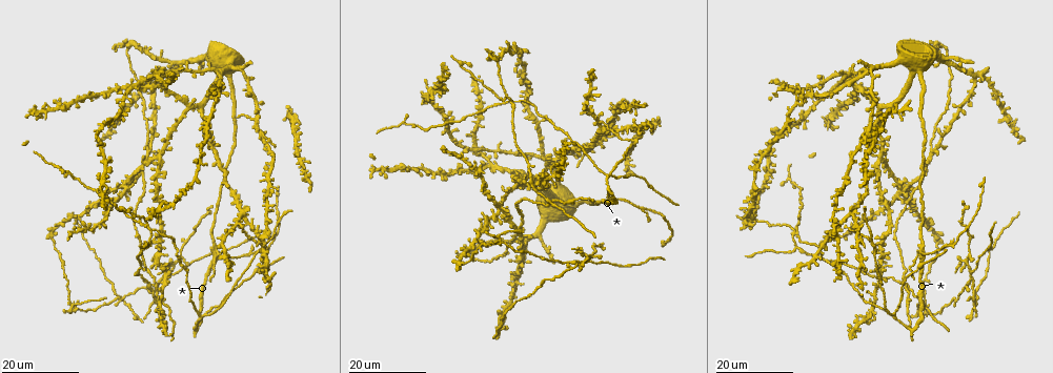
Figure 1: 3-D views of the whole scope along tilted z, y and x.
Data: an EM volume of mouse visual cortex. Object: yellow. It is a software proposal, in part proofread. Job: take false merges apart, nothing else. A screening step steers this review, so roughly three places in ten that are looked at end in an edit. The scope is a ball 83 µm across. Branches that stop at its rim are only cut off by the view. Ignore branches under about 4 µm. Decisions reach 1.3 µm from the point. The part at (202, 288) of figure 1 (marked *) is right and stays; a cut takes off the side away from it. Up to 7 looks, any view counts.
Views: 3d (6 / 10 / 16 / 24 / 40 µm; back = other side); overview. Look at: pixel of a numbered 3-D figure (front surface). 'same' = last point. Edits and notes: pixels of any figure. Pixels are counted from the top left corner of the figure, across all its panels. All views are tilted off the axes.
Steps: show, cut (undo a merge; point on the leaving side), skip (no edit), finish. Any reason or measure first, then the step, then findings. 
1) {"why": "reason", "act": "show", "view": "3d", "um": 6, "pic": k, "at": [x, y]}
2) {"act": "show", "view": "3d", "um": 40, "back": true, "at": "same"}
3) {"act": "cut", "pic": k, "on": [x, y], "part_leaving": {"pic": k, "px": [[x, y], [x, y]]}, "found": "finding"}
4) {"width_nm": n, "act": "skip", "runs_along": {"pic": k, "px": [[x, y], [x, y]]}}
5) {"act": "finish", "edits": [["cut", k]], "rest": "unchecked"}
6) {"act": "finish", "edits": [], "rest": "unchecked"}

{"why": "looks like a crossing", "act": "show", "view": "3d", "um": 16, "pic": 1, "at": [122, 185]}

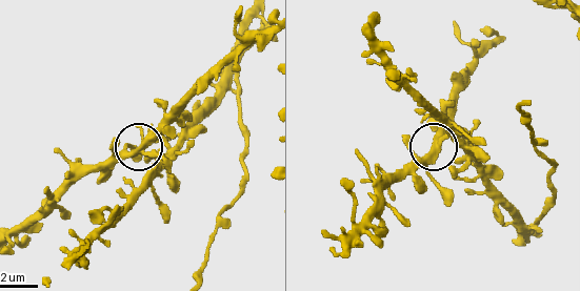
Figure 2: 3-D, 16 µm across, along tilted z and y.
{"act": "show", "view": "3d", "um": 6, "pic": 2, "at": [143, 153]}

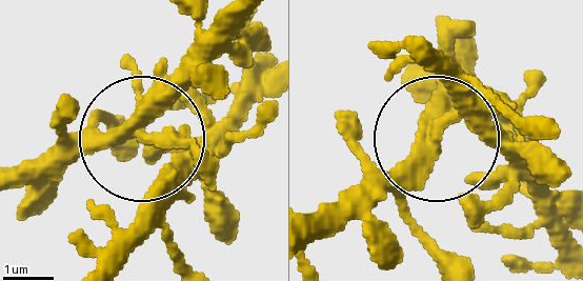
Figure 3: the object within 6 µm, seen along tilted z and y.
{"arms": 4, "act": "skip", "runs_along": {"pic": 3, "px": [[468, 41], [447, 127], [495, 140], [528, 183]]}, "found": "all the same neuron"}

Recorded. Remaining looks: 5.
{"why": "four or more arms meet", "act": "show", "view": "3d", "um": 24, "pic": 1, "at": [481, 155]}

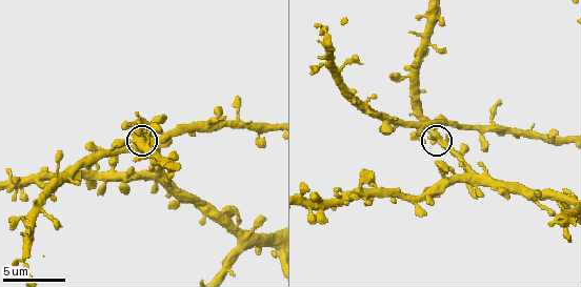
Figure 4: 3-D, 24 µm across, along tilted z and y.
{"why": "closer look", "act": "show", "view": "3d", "um": 6, "pic": 4, "at": [436, 138]}

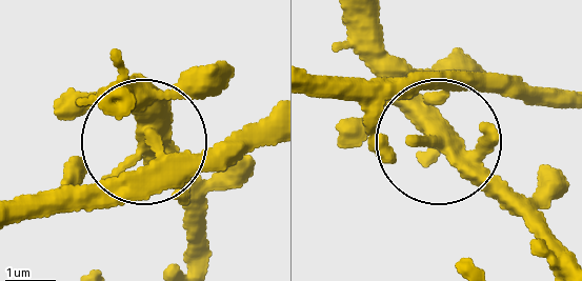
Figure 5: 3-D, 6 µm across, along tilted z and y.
{"act": "skip", "runs_along": {"pic": 5, "px": [[560, 239], [453, 154], [376, 60]]}, "found": "continuous, no second neuron"}

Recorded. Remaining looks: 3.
{"why": "four or more arms meet", "act": "show", "view": "3d", "um": 16, "pic": 1, "at": [803, 97]}

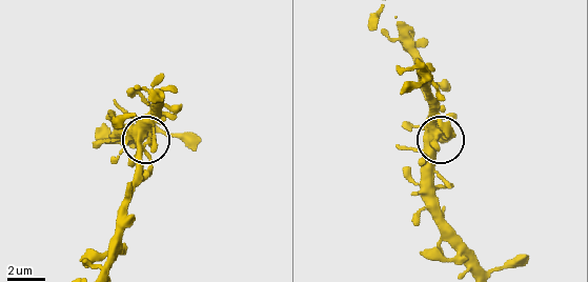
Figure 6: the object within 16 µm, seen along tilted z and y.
{"why": "closer look", "act": "show", "view": "3d", "um": 10, "pic": 6, "at": [150, 141]}

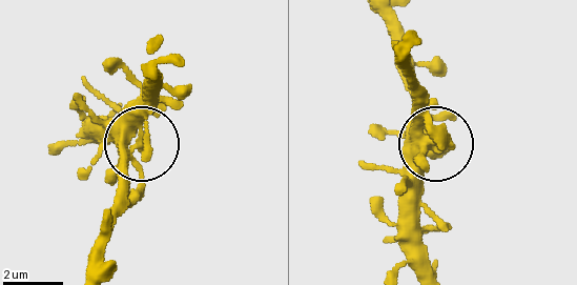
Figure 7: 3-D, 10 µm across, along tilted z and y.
{"width_nm": 380, "act": "skip", "found": "all the same neuron"}

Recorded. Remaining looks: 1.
{"act": "finish", "edits": [], "rest": "unchecked"}

